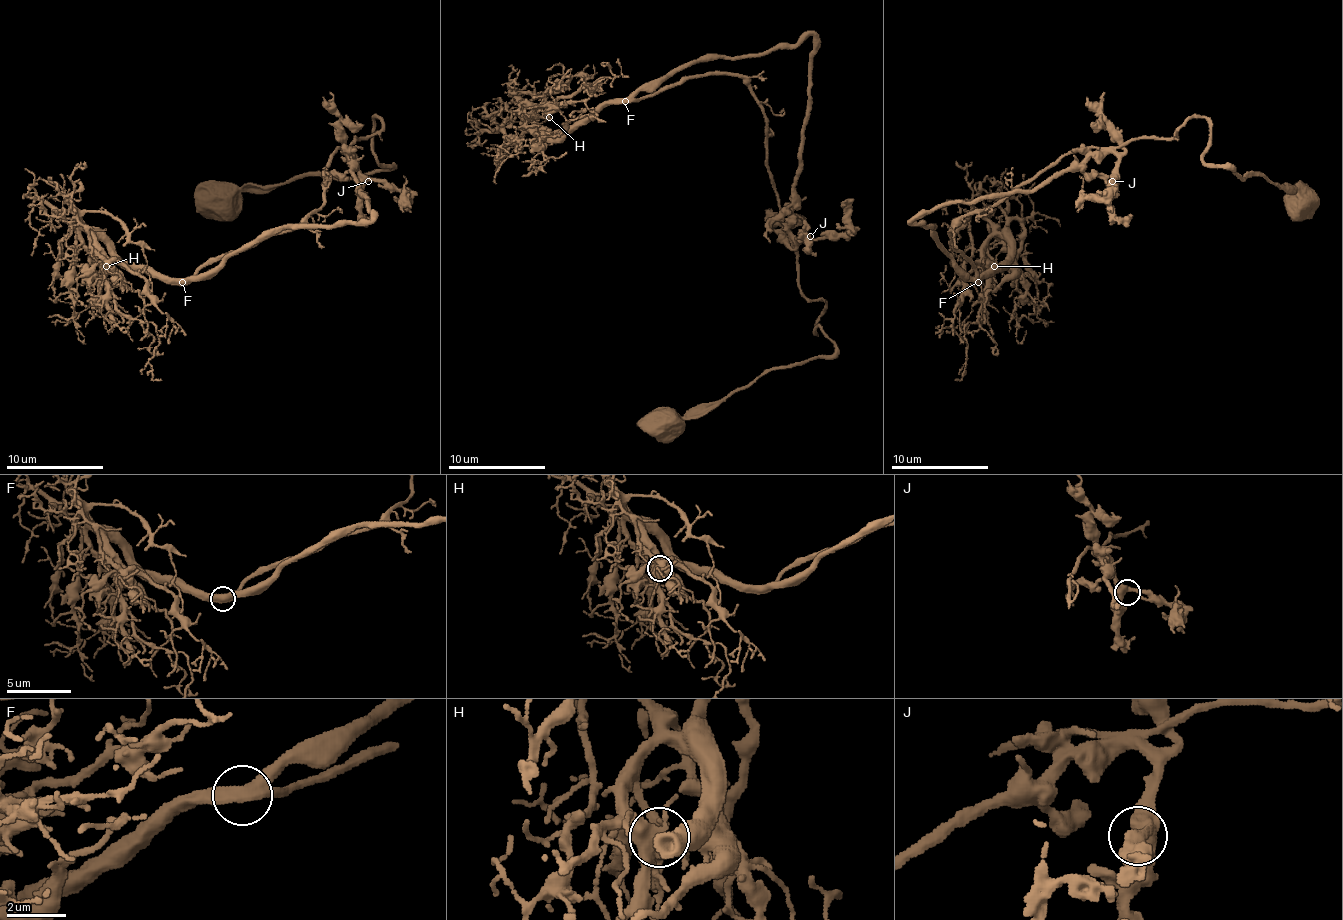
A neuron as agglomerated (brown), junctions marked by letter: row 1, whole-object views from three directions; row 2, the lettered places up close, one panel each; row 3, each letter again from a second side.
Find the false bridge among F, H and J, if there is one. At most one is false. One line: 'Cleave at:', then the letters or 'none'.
Cleave at: none

